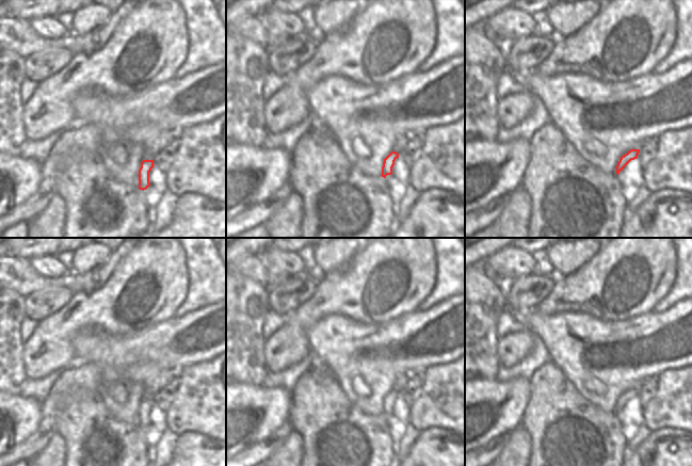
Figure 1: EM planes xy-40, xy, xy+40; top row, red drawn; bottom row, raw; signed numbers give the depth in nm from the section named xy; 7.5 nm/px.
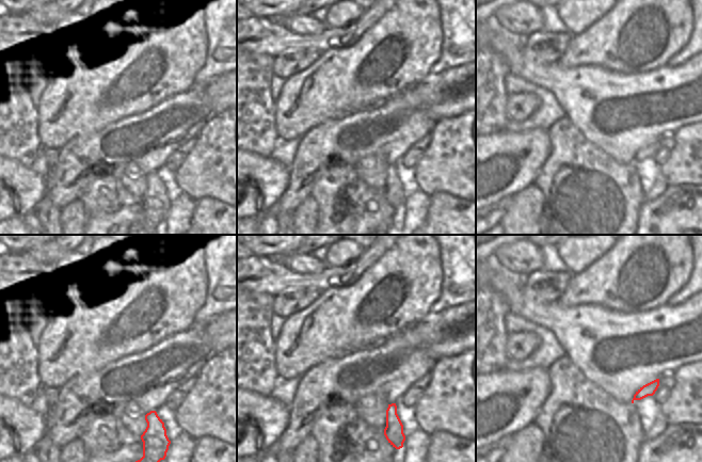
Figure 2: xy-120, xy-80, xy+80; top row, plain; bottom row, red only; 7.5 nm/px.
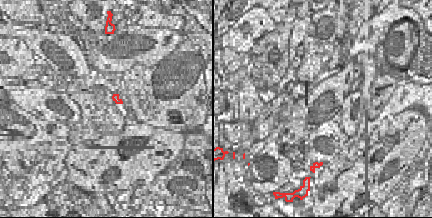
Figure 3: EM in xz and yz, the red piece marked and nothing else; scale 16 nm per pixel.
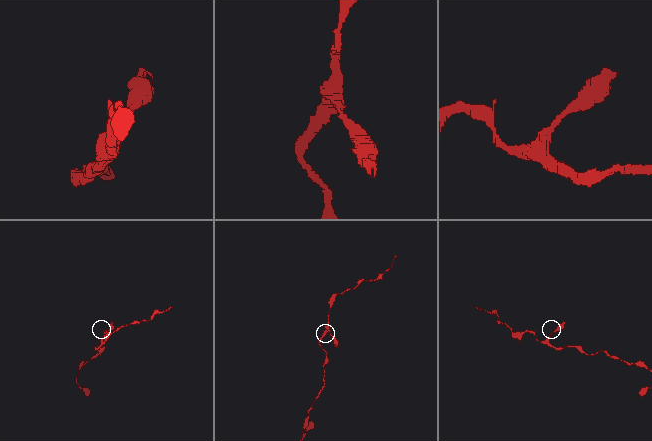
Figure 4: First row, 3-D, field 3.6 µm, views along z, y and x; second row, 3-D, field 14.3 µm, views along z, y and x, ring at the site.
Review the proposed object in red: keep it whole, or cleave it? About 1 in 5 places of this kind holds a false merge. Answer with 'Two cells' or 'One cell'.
One cell.

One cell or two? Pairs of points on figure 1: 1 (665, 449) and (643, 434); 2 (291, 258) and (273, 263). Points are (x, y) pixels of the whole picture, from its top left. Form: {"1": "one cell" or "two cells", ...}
{"1": "two cells", "2": "one cell"}

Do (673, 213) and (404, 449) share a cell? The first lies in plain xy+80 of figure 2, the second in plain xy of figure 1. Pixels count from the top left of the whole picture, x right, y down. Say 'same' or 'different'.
different

